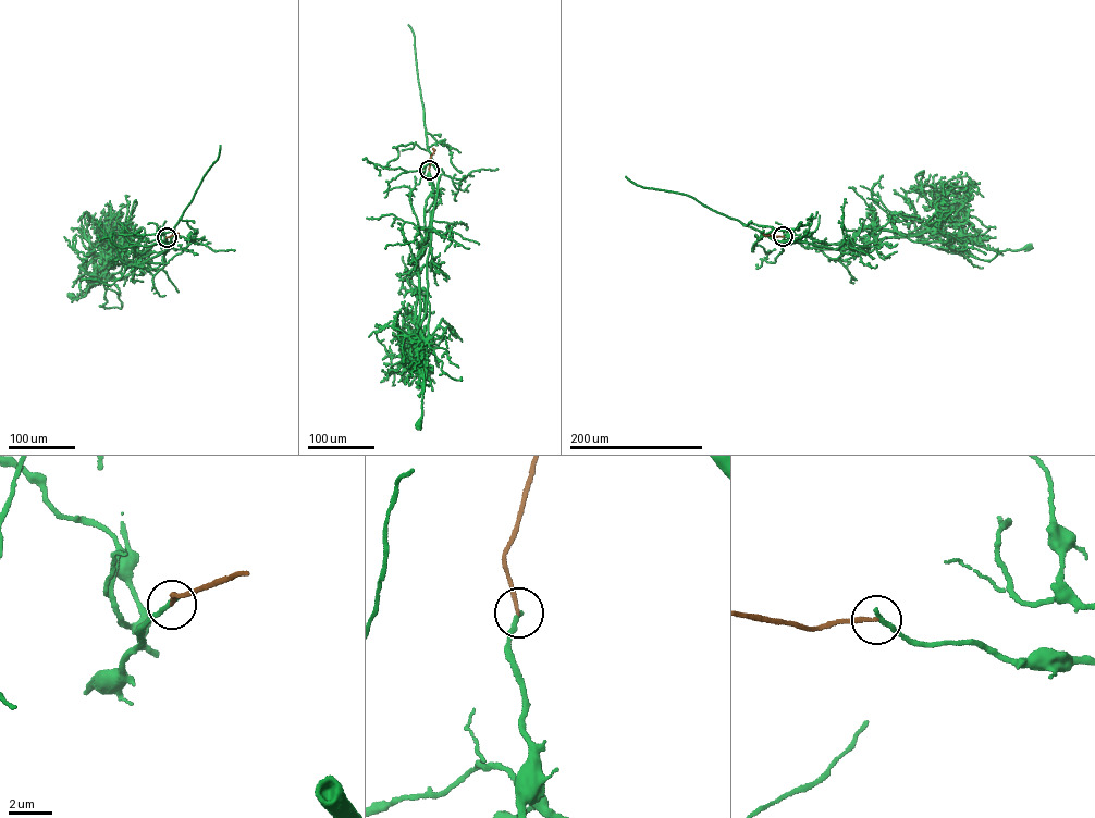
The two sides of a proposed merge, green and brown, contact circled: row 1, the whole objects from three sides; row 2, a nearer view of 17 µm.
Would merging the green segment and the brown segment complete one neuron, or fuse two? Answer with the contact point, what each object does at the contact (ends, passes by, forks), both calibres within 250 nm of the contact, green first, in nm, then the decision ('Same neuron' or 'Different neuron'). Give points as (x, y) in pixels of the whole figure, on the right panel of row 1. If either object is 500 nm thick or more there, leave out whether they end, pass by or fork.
Place: (783, 236). At the ring green ends. At the ring brown ends. Thickness 200 nm (green) against 170 nm. Different neuron

